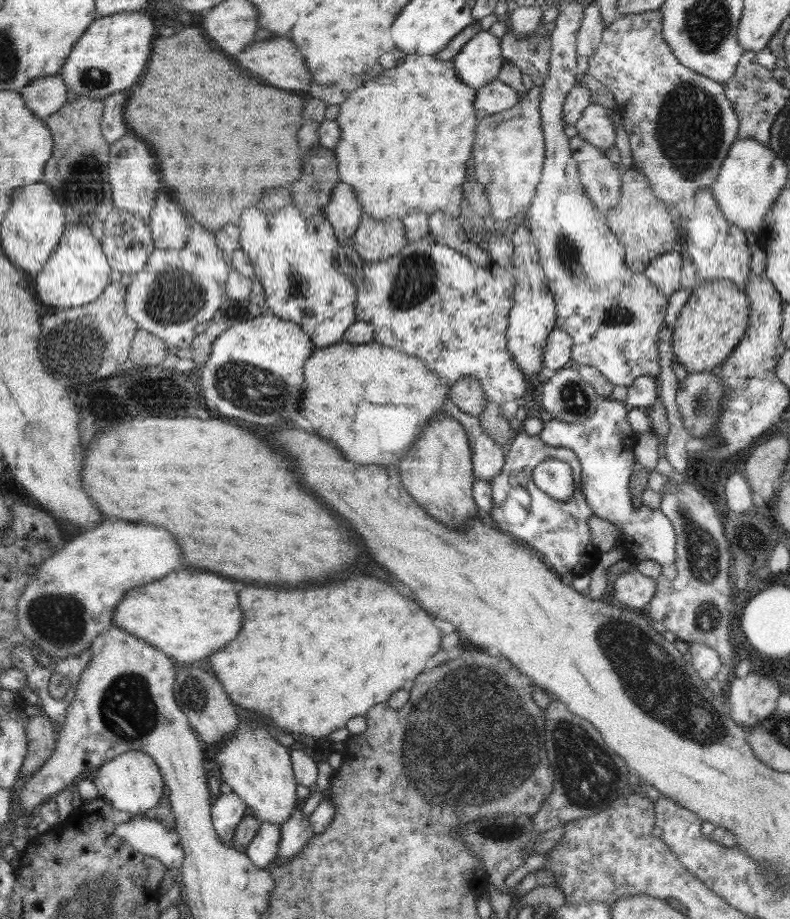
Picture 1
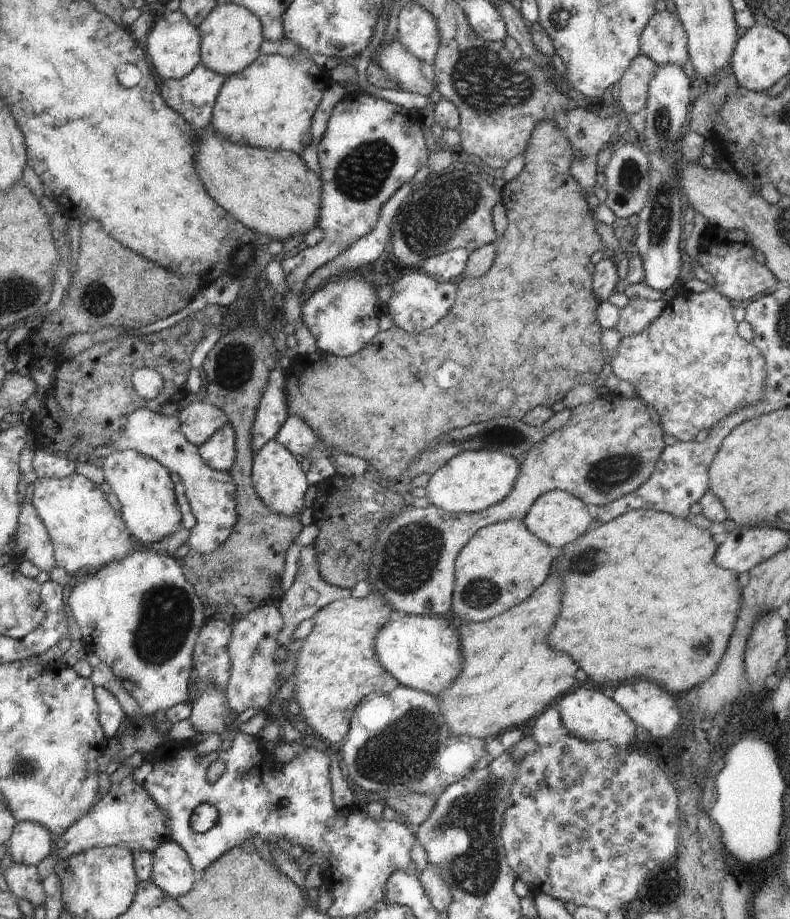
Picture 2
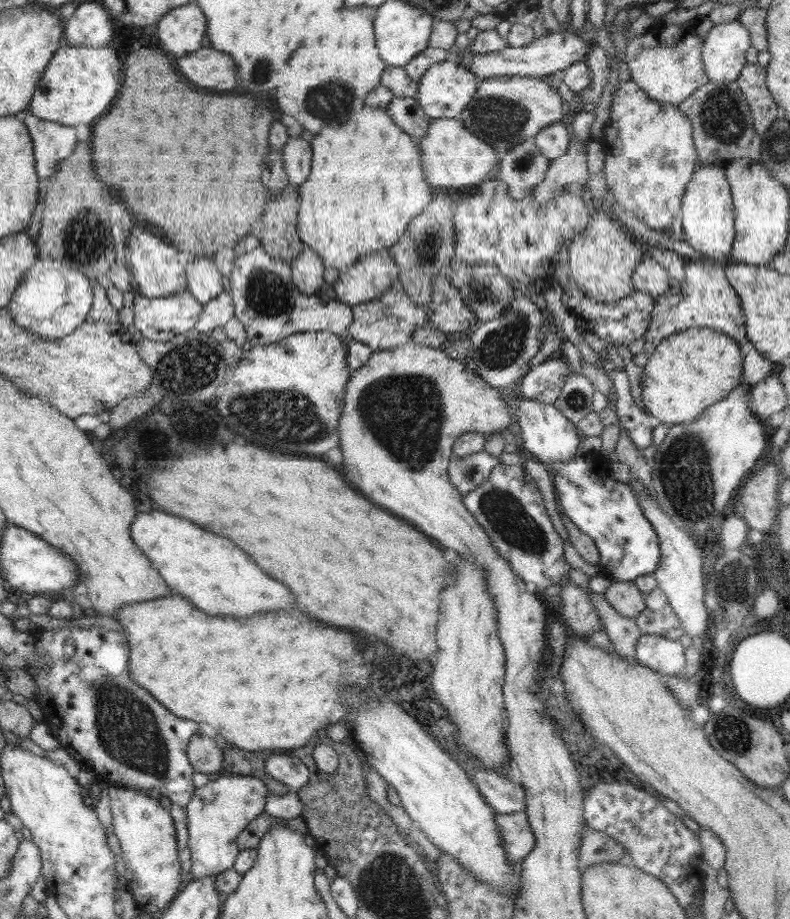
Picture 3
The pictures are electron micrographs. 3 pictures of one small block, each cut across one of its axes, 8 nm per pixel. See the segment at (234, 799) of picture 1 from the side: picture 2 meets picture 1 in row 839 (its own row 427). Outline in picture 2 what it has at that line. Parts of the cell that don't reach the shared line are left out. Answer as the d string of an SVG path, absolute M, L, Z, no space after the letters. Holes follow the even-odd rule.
M228 422L199 446L199 453L206 466L220 472L230 472L236 460L236 440L232 425Z

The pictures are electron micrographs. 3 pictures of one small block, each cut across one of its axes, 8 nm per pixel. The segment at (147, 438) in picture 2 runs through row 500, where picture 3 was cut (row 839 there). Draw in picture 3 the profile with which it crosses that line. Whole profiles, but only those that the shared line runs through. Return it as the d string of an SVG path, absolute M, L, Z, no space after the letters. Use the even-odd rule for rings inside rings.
M231 774L195 788L186 810L193 878L215 876L233 868L240 851L237 836L251 820L265 812L267 791L259 778Z

